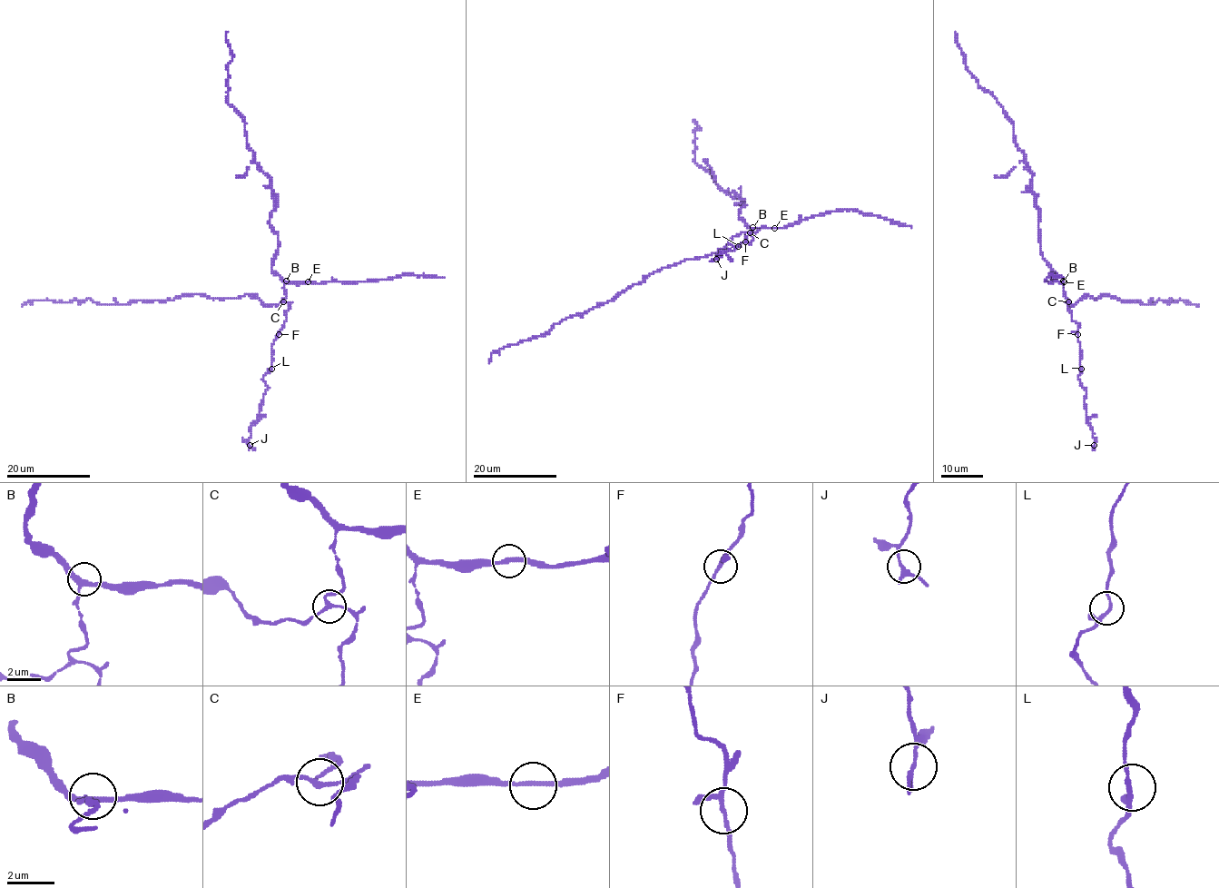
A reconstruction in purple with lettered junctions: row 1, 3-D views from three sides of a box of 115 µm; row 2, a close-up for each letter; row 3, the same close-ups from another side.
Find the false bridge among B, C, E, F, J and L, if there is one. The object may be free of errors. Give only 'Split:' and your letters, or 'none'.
Split: C

